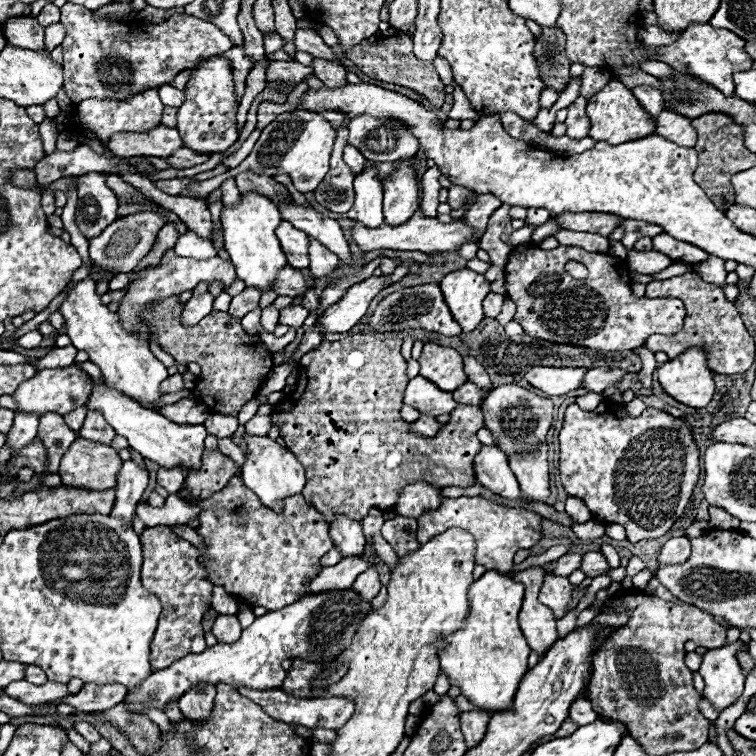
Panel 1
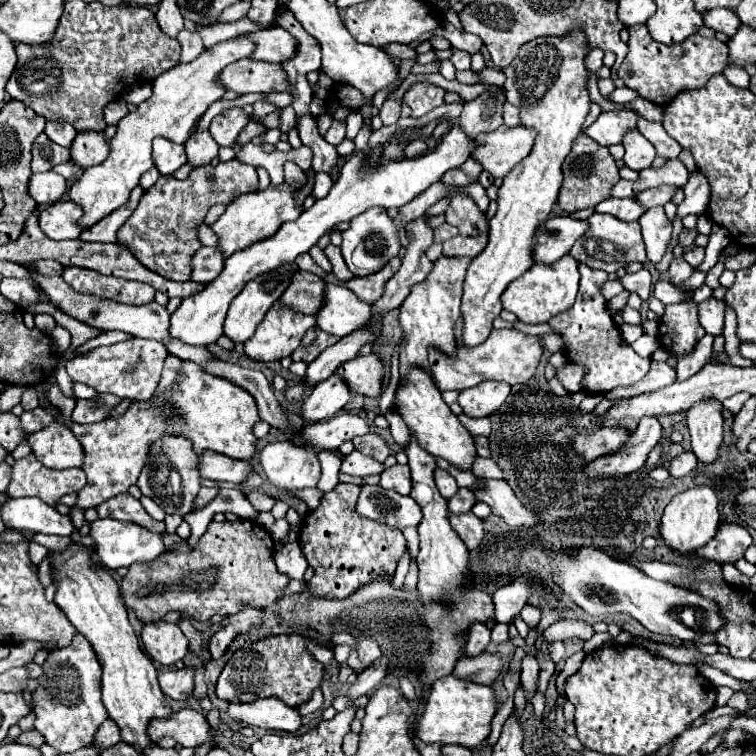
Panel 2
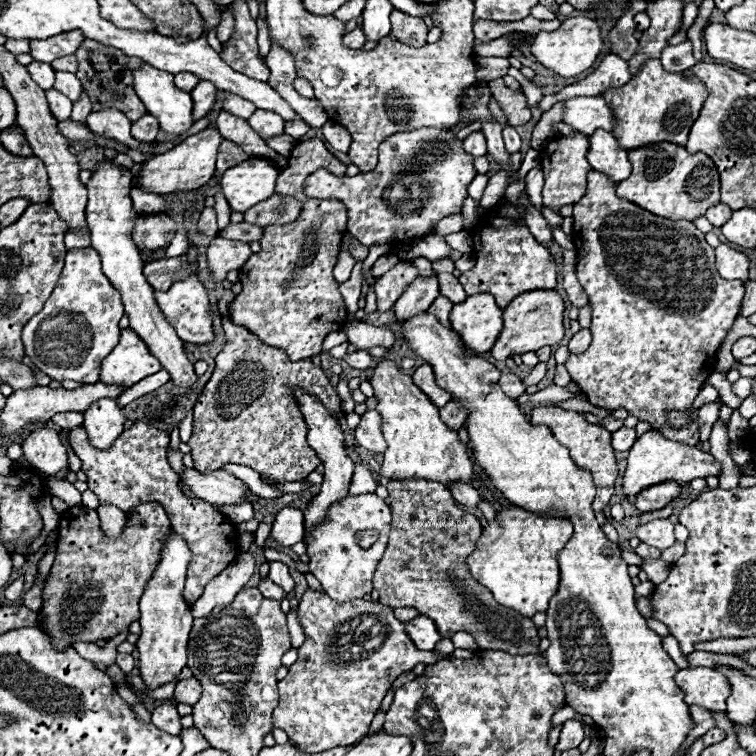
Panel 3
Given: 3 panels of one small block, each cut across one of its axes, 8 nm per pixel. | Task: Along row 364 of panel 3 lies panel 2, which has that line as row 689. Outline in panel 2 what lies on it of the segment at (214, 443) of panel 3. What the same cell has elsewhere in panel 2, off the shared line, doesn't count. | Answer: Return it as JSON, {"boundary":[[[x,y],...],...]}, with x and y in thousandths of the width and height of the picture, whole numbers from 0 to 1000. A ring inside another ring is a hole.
{"boundary":[[[370,839],[354,841],[339,849],[325,849],[315,857],[299,876],[294,892],[286,902],[286,921],[299,929],[336,929],[344,923],[370,923],[384,934],[397,934],[407,929],[418,910],[426,905],[429,881],[407,860],[413,844],[399,839]],[[370,878],[370,884],[365,881]]]}

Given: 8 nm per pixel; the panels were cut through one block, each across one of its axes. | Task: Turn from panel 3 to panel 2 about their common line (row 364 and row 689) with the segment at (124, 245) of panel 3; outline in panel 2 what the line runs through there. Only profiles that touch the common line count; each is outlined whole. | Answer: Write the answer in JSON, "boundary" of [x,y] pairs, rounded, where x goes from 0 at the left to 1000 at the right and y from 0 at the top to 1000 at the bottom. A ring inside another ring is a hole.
{"boundary":[[[243,881],[241,886],[214,886],[209,902],[214,915],[228,926],[246,926],[257,913],[257,884]]]}

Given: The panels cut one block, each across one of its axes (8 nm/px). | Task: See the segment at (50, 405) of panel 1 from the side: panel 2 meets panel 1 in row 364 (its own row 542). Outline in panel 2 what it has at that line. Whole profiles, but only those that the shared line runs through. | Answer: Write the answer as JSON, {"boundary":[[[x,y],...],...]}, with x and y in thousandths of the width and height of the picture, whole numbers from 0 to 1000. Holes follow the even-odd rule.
{"boundary":[[[95,717],[90,725],[77,728],[77,730],[63,730],[66,735],[66,749],[69,749],[69,770],[74,772],[74,799],[79,802],[79,807],[90,815],[90,820],[101,828],[101,833],[106,839],[111,839],[122,857],[127,860],[127,868],[135,878],[135,926],[138,934],[146,944],[146,950],[156,958],[161,979],[175,984],[175,989],[185,989],[185,995],[198,987],[201,981],[193,974],[193,960],[196,955],[206,947],[206,950],[217,950],[225,944],[225,937],[217,931],[220,921],[214,918],[212,907],[209,907],[209,889],[201,878],[201,873],[185,860],[183,844],[169,823],[169,812],[164,804],[164,796],[159,791],[159,778],[153,772],[153,767],[148,765],[148,759],[124,741],[124,735],[108,722]]]}

